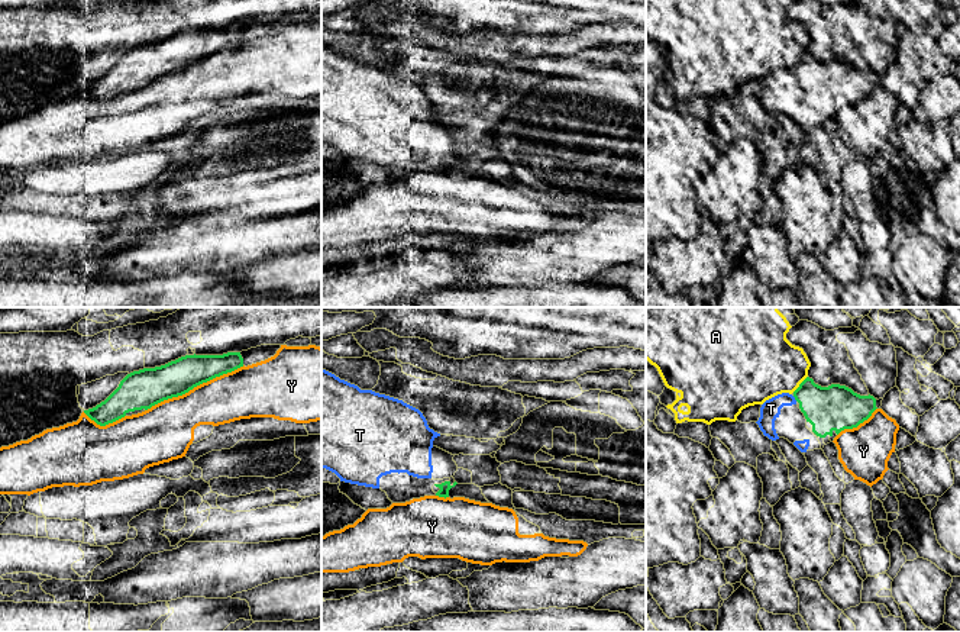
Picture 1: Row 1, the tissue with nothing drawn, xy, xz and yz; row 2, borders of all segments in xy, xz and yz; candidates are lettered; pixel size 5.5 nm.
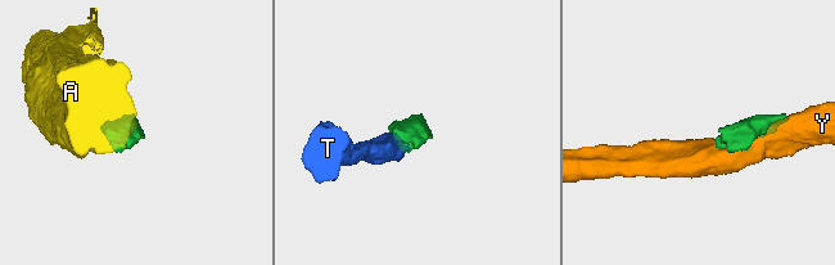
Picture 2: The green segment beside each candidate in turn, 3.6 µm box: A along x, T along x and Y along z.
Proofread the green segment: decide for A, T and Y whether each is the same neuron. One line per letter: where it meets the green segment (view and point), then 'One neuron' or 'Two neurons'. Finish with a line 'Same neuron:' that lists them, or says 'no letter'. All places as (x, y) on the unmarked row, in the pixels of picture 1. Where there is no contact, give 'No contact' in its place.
A: Touches green at yz (800, 60). Two neurons
T: Touches green at yz (795, 74). One neuron
Y: Touches green at xy (194, 61). Two neurons
Same neuron: T

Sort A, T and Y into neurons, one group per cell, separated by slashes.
A / T / Y

